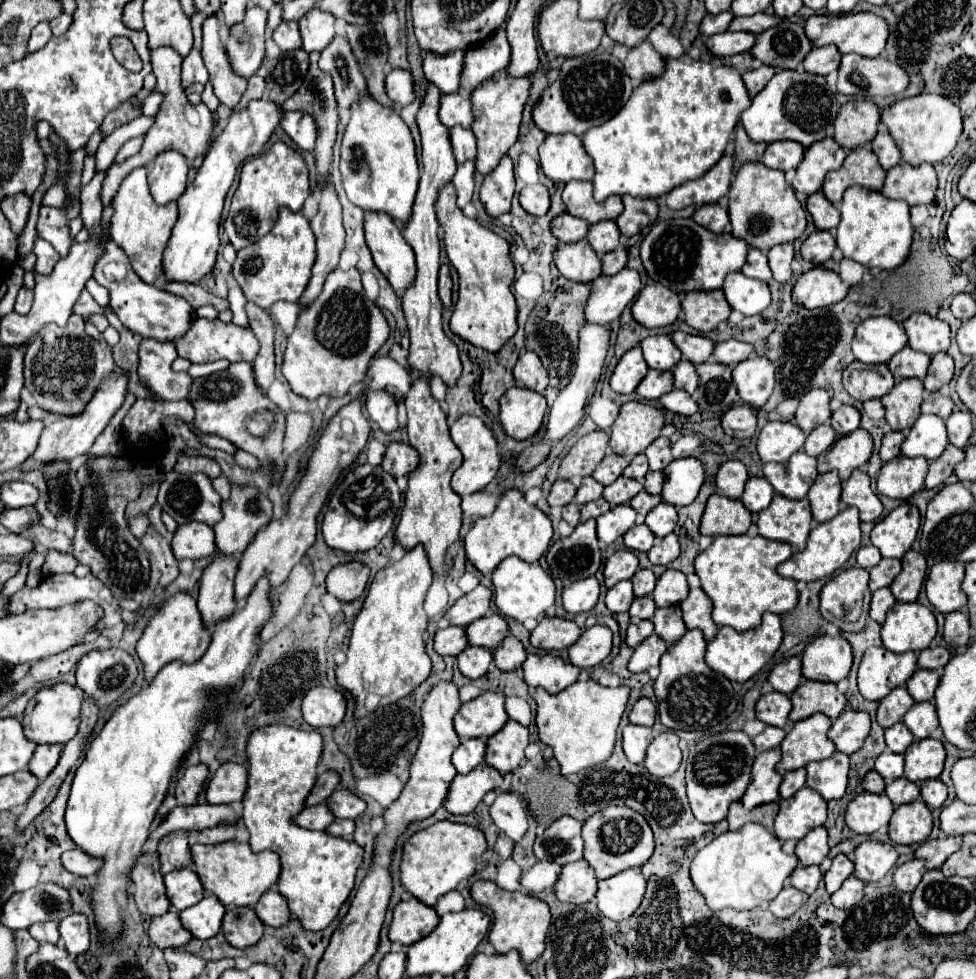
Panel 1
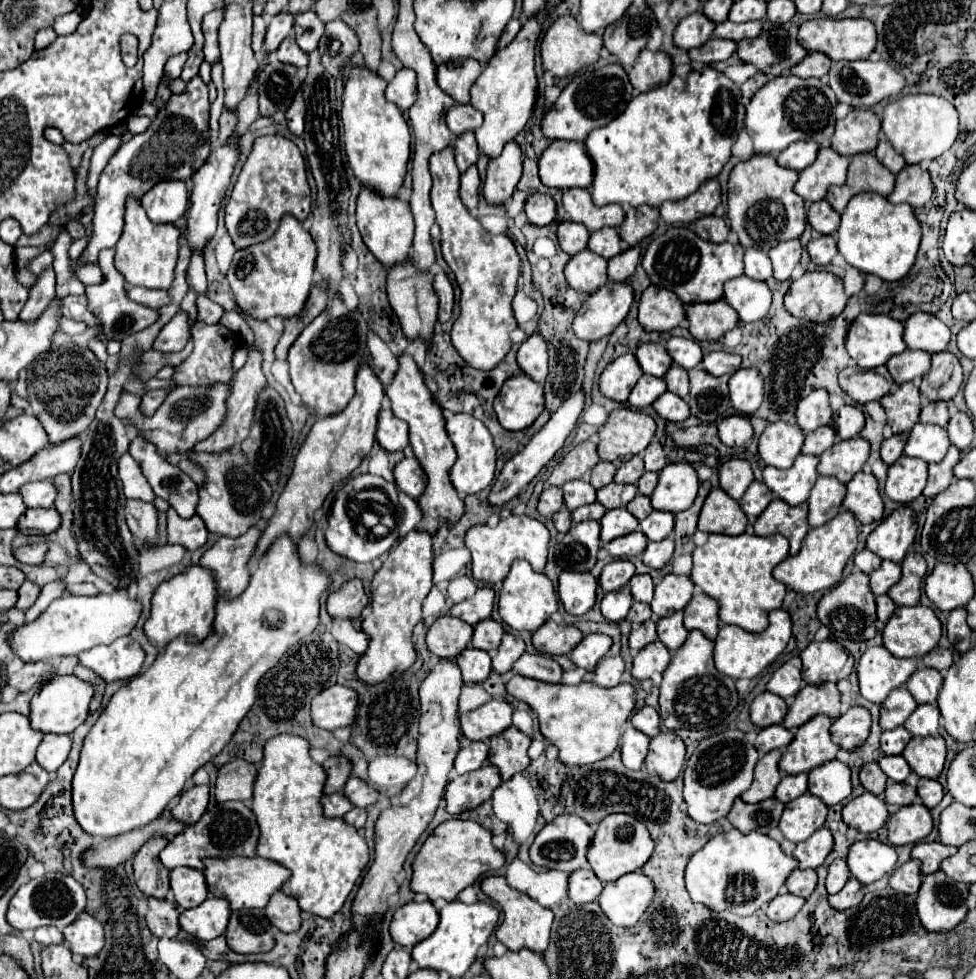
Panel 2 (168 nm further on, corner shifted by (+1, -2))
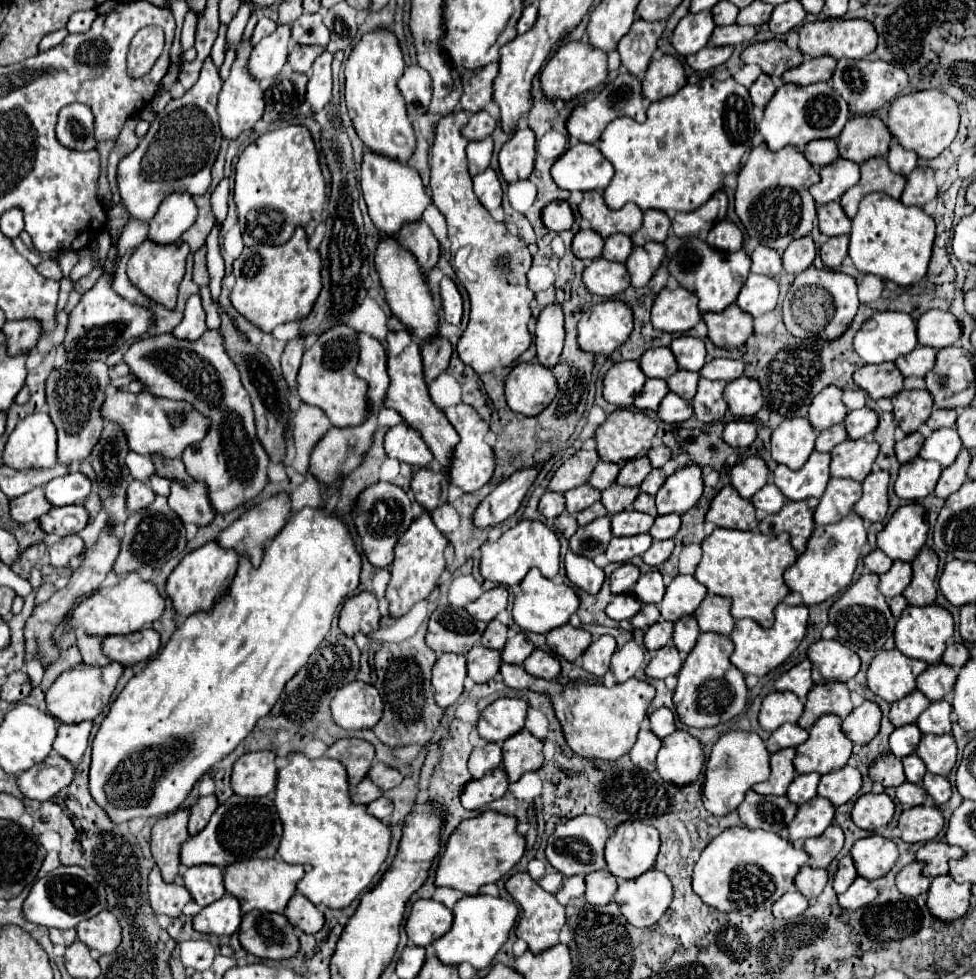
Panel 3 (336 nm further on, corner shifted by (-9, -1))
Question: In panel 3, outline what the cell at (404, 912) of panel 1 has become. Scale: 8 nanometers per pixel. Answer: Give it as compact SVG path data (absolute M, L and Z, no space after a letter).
M419 899L411 905L411 915L407 919L405 931L409 941L419 947L427 947L435 939L443 937L451 929L451 923L451 909L433 899Z

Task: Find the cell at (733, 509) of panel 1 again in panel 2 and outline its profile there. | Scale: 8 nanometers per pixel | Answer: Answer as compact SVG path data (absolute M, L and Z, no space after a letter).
M721 488L711 490L701 508L697 528L703 532L737 536L745 532L745 526L747 526L747 516L743 514L739 502L733 500Z

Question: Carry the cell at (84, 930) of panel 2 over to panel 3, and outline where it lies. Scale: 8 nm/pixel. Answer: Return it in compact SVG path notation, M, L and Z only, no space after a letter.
M101 911L89 921L81 921L81 925L77 925L77 937L89 949L99 951L101 955L113 953L121 943L121 927L117 925L113 913Z

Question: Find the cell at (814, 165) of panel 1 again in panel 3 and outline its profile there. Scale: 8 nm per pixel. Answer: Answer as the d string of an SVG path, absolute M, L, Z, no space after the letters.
M837 157L833 163L821 167L819 175L821 181L811 187L811 195L819 205L823 205L829 201L839 201L841 195L859 181L859 165Z

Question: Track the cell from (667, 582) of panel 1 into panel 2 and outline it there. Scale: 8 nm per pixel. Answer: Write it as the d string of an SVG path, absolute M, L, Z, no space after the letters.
M667 574L657 586L655 586L655 596L651 602L651 610L655 616L663 618L671 612L683 610L693 594L693 582L689 576L677 576L677 574Z

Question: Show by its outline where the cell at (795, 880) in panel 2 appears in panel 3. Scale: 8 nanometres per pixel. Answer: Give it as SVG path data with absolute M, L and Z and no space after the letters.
M803 867L797 877L795 877L795 887L809 899L813 901L827 883L827 871L825 869L813 869L813 867Z

